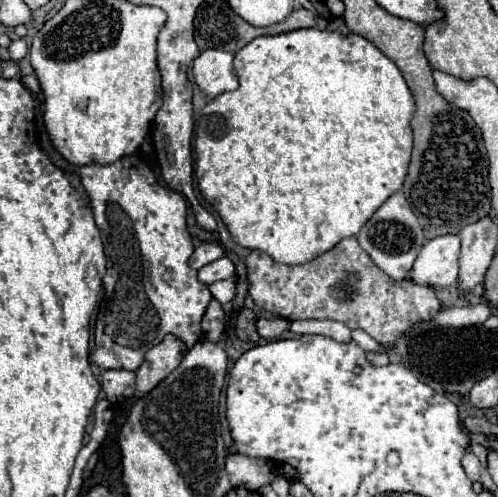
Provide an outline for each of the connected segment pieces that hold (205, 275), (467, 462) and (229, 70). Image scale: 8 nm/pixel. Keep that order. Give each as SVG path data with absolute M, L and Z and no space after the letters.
M221 257L209 265L205 265L203 269L199 269L199 281L205 285L211 285L215 281L223 281L223 279L233 279L235 273L235 265L229 257Z
M467 451L465 455L463 455L463 459L461 459L461 463L463 463L463 469L465 469L465 473L469 475L469 479L471 481L479 481L479 459L471 453L471 451Z
M205 49L193 61L195 83L207 97L217 97L225 91L235 91L239 87L233 69L233 55L221 49Z

